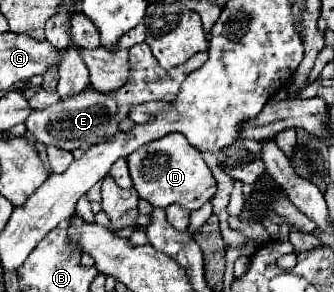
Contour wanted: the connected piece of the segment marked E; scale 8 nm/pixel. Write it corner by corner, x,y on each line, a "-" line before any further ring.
139,43
139,45
131,47
129,61
131,61
131,75
129,75
127,85
123,85
121,89
117,89
113,93
101,93
89,85
89,89
85,89
83,93
79,93
67,101
59,101
43,111
33,111
25,121
27,131
35,137
35,141
39,141
43,145
55,145
65,151
73,151
73,149
87,151
91,145
115,135
117,125
127,117
127,113
133,105
147,103
147,101
173,101
175,95
179,93
179,87
185,81
185,77
191,71
199,69
207,61
207,53
205,51
195,53
187,63
165,71
155,61
149,45

